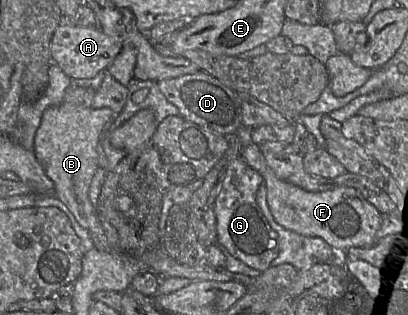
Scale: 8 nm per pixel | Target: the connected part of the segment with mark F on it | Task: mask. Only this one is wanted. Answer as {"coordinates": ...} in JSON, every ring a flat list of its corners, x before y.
{"coordinates":[[254,142,244,146,240,156,263,177,271,214,285,229,304,236,320,237,336,252,345,252,350,247,371,247,375,244,375,234,380,228,381,216,377,208,358,190,340,186,330,190,310,192,281,180,268,166,260,146]]}

